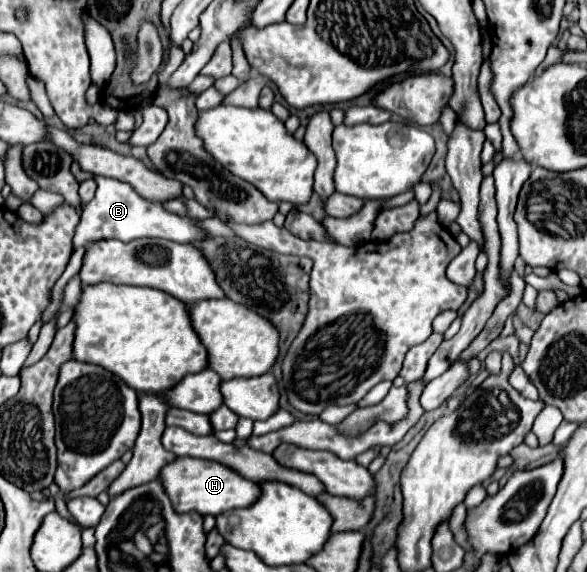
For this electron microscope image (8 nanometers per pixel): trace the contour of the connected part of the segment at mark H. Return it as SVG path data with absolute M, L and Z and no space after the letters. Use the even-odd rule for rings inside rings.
M177 458L175 462L167 464L159 480L165 486L167 496L171 498L175 510L195 510L199 514L213 514L219 516L229 510L237 508L249 508L261 498L261 484L243 478L233 468L215 462L215 460L201 460L201 458Z

